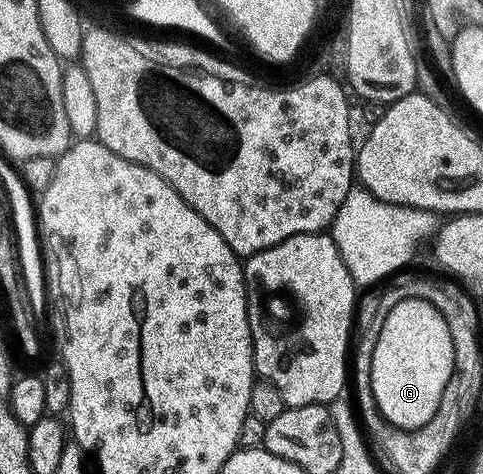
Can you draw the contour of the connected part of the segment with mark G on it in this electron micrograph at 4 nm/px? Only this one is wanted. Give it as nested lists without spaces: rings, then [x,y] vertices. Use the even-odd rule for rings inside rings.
[[[407,296],[388,312],[384,324],[378,333],[376,348],[372,352],[372,396],[380,408],[380,412],[392,425],[401,430],[419,430],[432,416],[436,416],[436,408],[440,408],[440,400],[447,397],[448,387],[455,377],[454,350],[456,343],[452,340],[452,332],[448,328],[446,318],[431,304],[429,297],[414,298]]]

